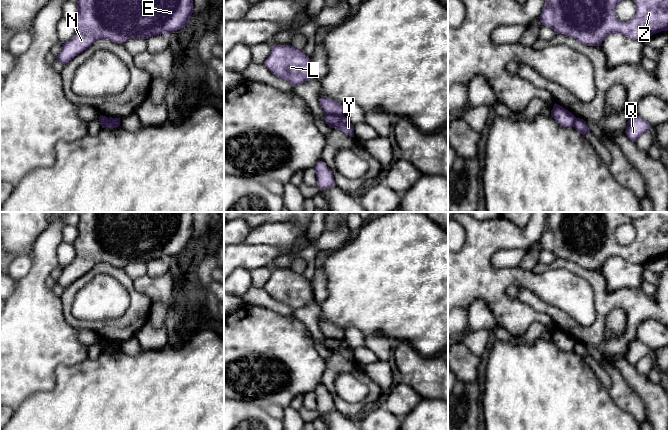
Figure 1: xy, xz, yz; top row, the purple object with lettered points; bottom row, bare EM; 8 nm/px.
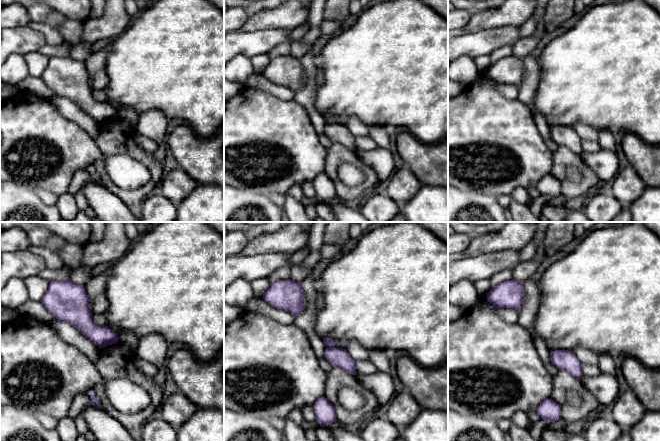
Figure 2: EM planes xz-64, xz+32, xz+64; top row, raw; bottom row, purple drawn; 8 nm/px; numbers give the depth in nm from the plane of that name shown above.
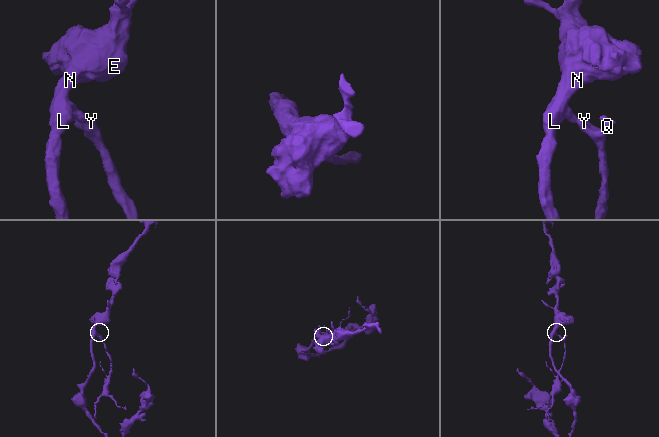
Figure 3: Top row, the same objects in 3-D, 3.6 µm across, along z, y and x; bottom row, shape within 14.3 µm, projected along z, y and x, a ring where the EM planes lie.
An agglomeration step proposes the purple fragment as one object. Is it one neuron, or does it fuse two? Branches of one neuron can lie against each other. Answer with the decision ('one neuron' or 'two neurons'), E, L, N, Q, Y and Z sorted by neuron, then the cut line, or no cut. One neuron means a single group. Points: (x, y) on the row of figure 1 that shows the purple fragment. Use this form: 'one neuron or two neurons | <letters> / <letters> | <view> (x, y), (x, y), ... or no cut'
two neurons | E L N Z / Q Y | xy (101, 121), (119, 124)

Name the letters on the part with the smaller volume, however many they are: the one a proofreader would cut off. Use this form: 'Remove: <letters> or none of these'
Remove: Q, Y

